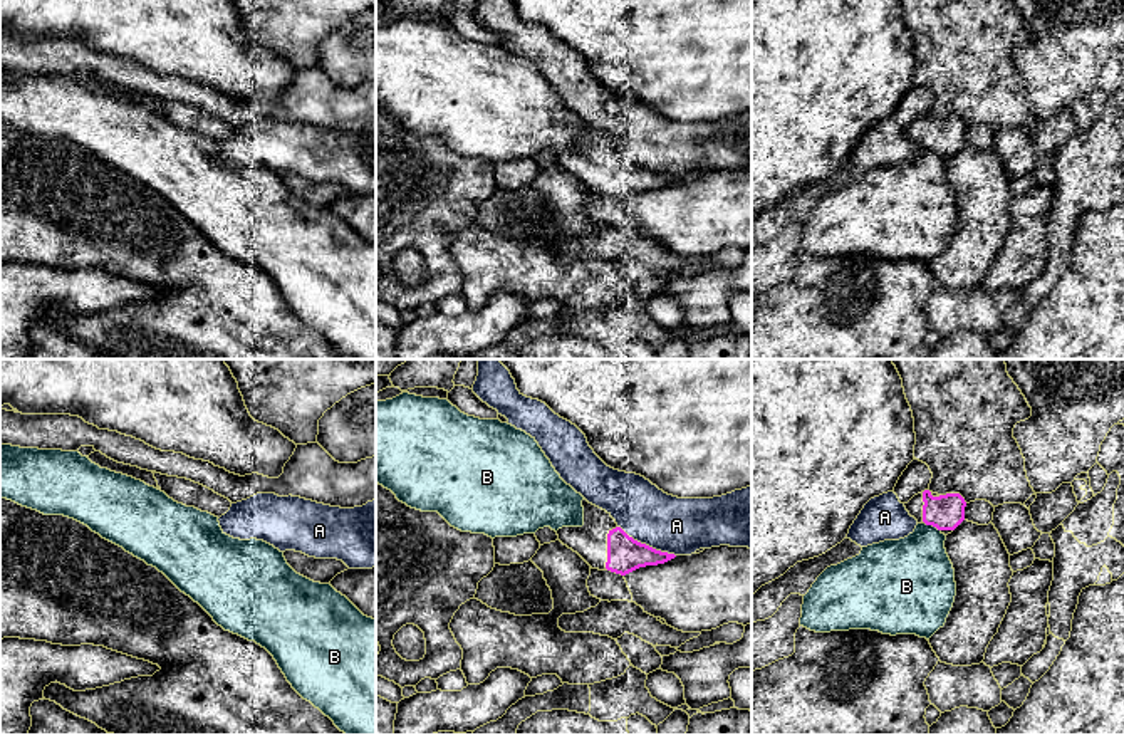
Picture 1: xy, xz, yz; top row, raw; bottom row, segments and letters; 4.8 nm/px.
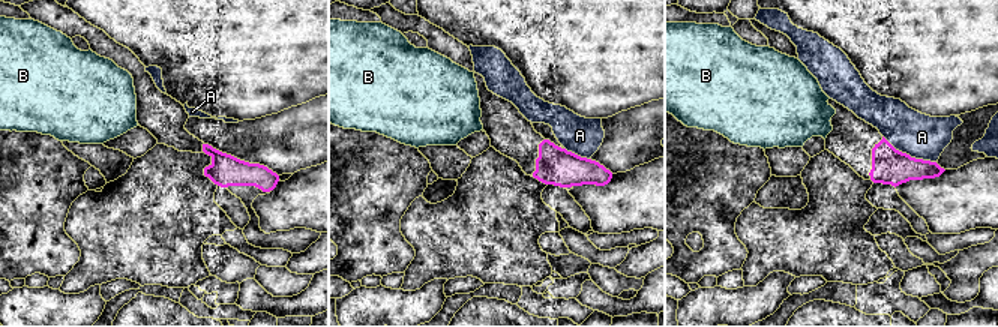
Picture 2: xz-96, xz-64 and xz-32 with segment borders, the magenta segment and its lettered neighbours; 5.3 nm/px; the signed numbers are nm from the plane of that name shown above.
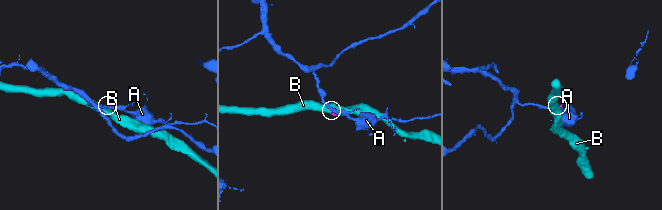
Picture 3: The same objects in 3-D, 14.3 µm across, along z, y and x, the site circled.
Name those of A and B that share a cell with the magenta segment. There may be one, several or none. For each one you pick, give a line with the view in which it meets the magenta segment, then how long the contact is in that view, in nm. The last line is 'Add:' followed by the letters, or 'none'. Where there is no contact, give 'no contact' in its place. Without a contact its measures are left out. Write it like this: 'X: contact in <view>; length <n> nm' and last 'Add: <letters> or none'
Add: none

